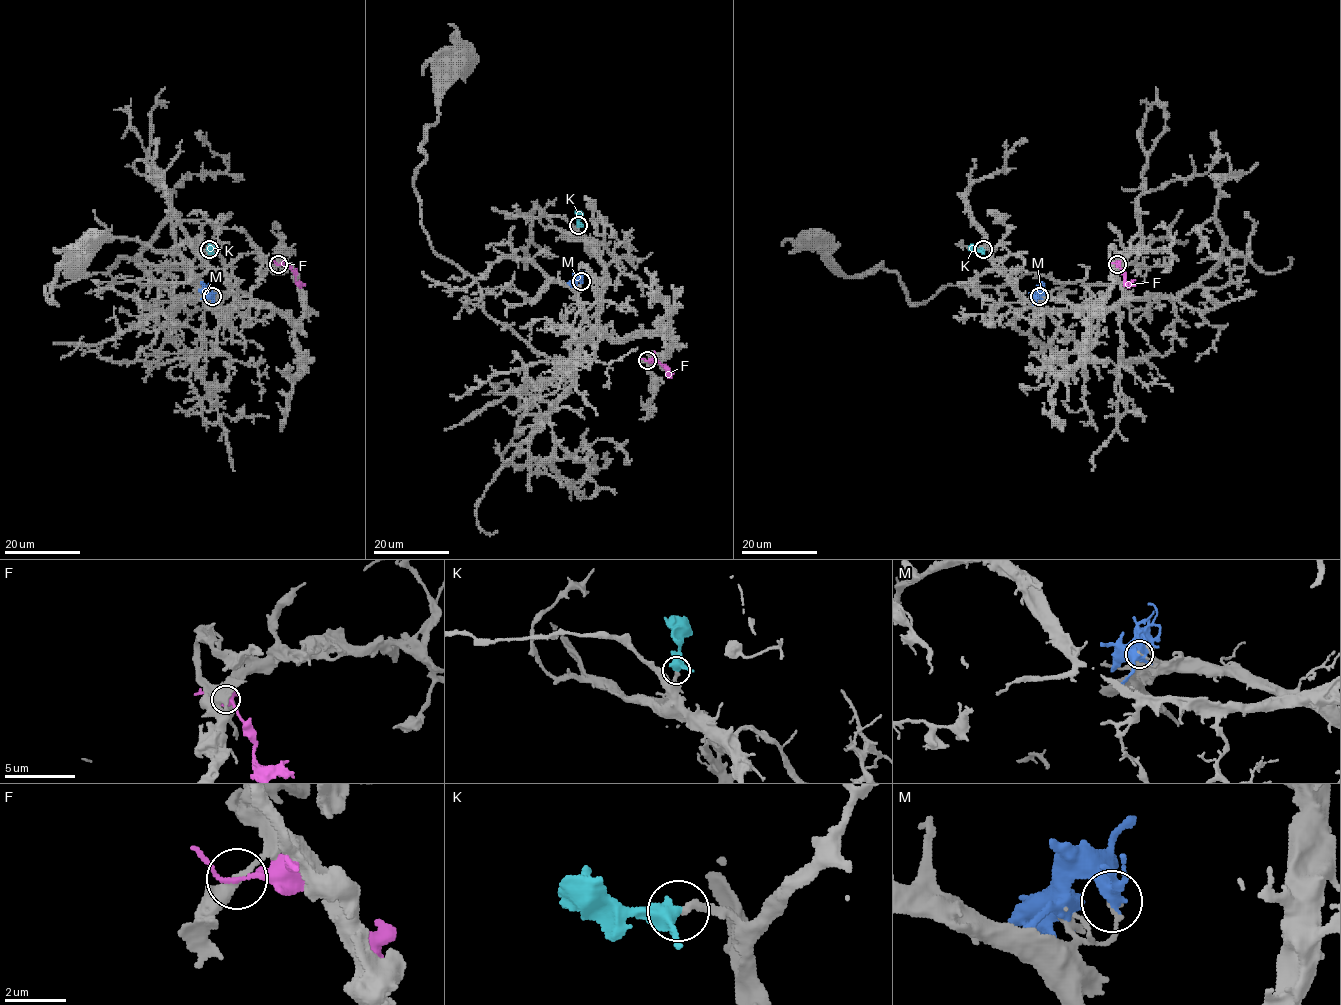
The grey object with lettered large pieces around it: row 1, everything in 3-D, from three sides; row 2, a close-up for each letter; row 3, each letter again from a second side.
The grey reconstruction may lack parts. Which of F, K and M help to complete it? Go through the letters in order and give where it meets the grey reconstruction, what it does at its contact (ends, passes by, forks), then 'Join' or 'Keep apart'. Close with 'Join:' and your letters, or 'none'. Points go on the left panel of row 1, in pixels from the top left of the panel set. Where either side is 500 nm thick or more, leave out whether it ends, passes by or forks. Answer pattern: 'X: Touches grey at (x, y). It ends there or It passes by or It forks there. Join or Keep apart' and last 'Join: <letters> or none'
F: Touches grey at (278, 264). It passes by. Keep apart
K: Touches grey at (209, 249). It passes by. Join
M: Touches grey at (212, 296). It passes by. Keep apart
Join: K

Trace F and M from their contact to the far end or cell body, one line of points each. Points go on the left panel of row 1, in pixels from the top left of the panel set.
F: (279, 264), (287, 264), (295, 279), (304, 284)
M: (212, 296), (201, 282)

